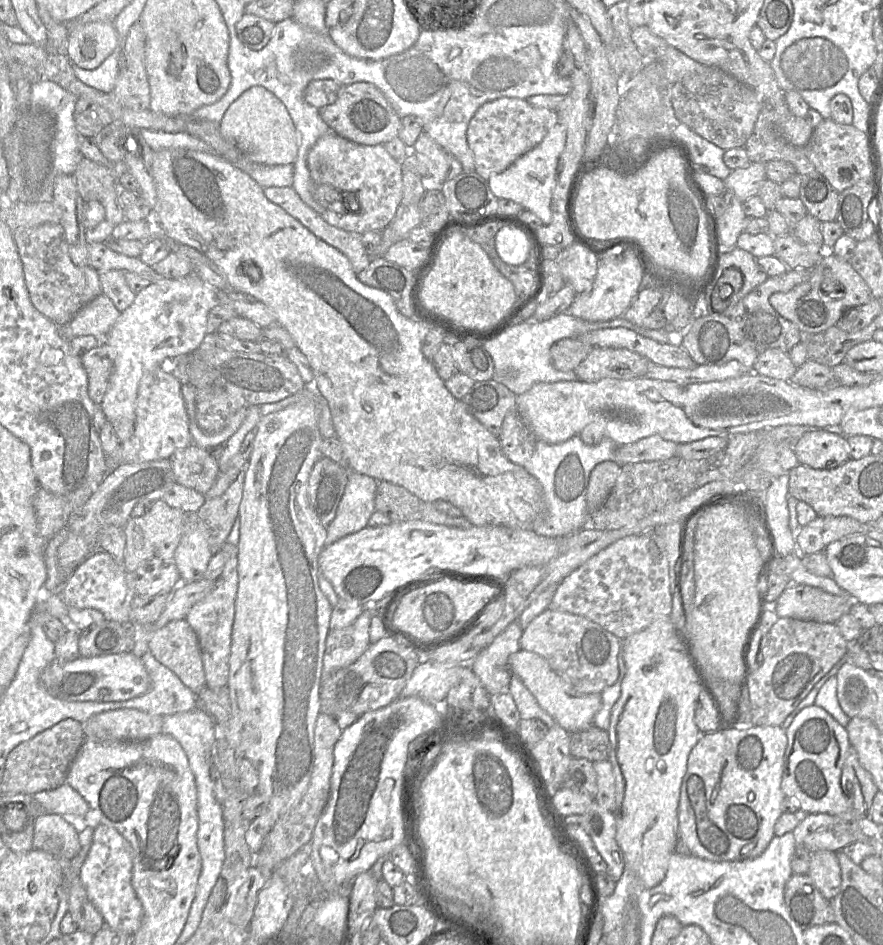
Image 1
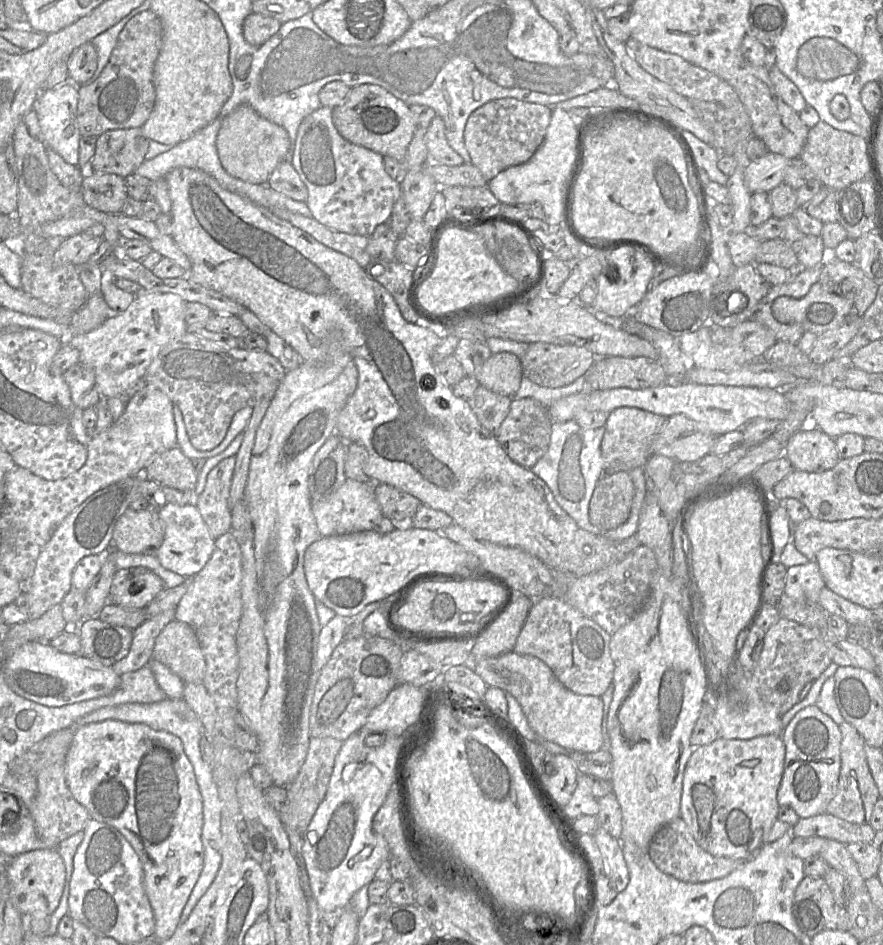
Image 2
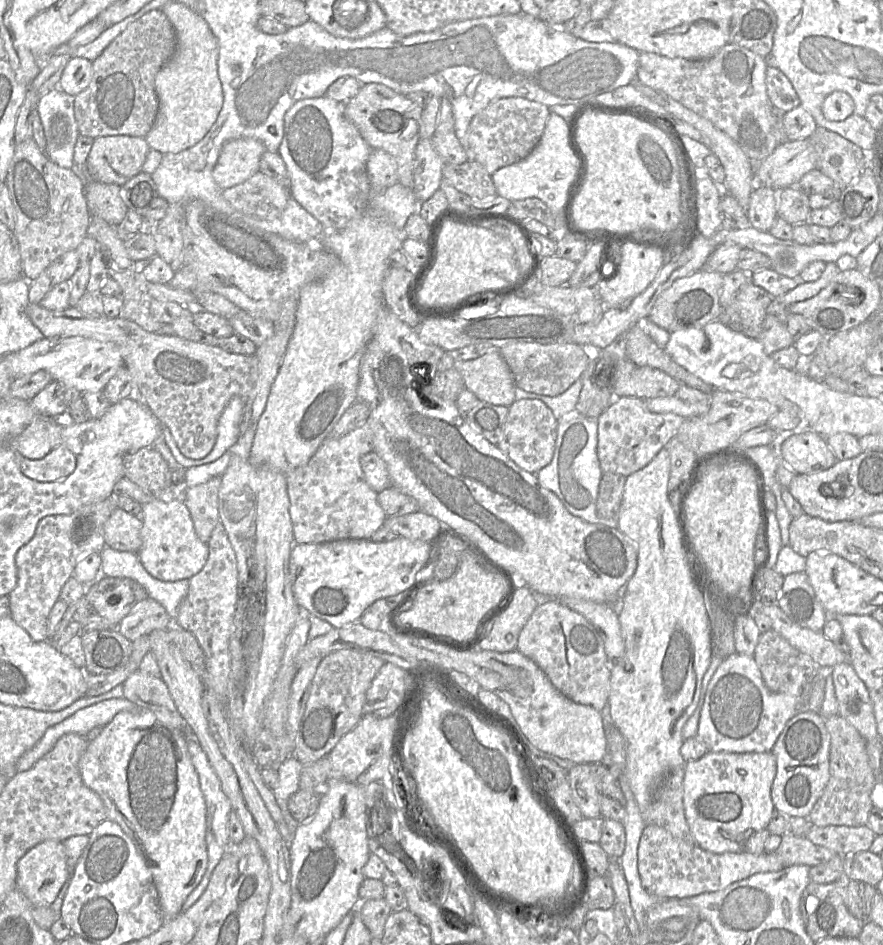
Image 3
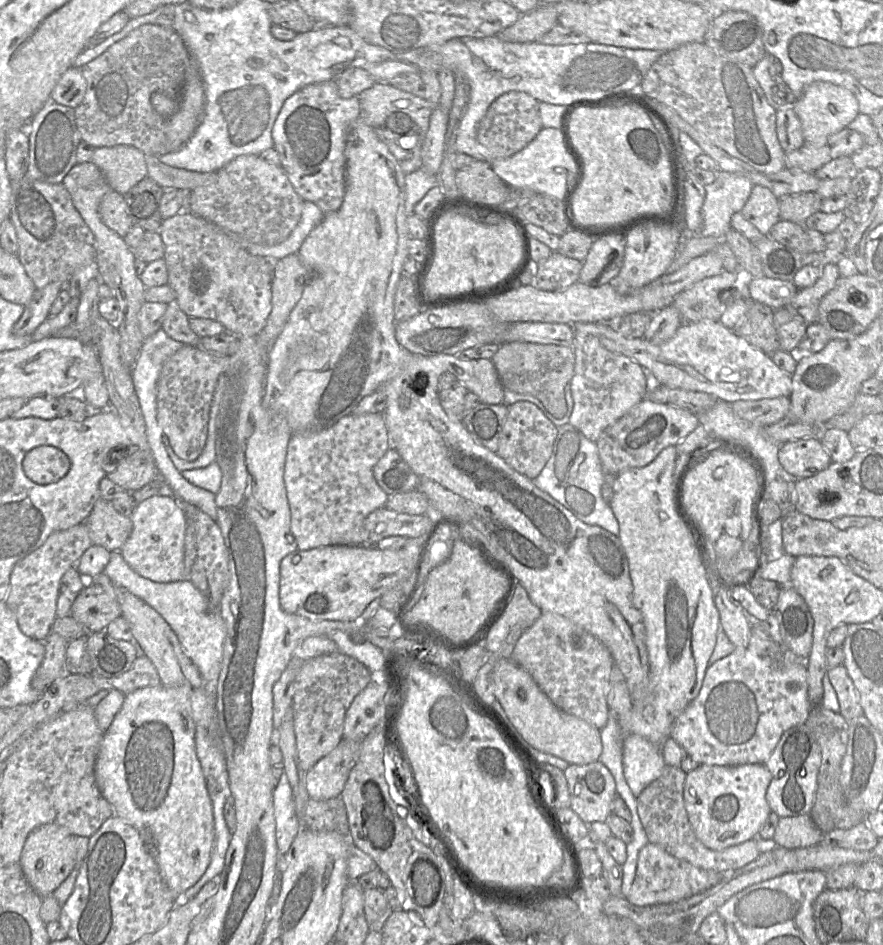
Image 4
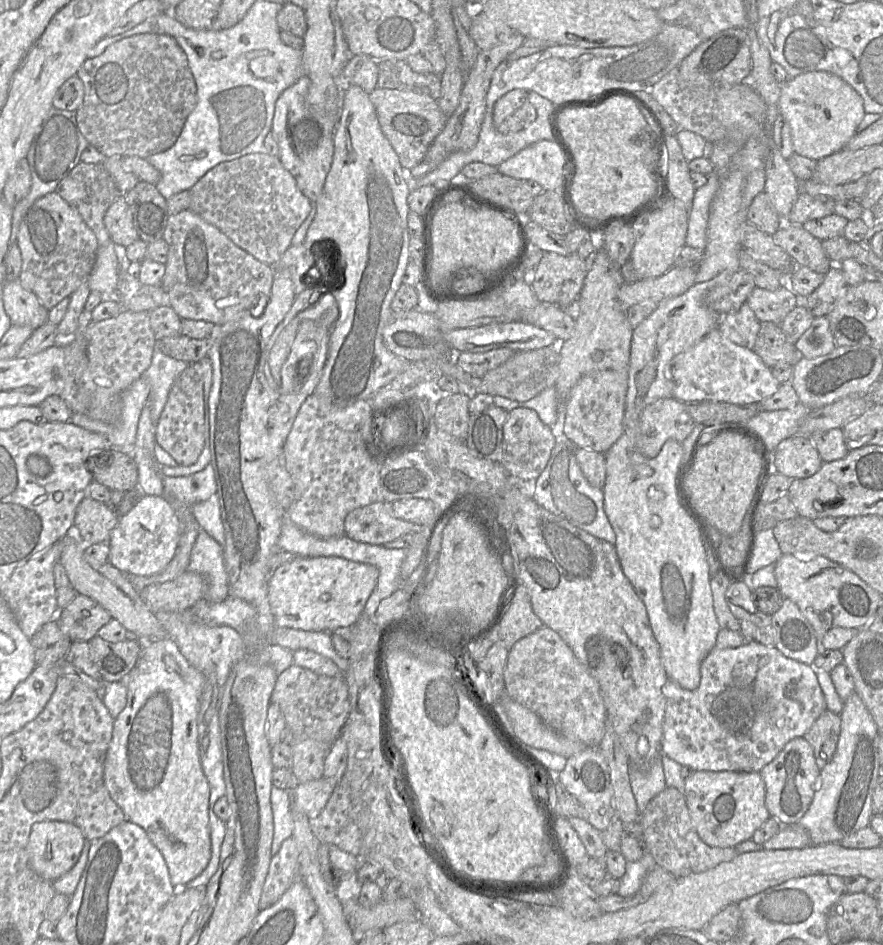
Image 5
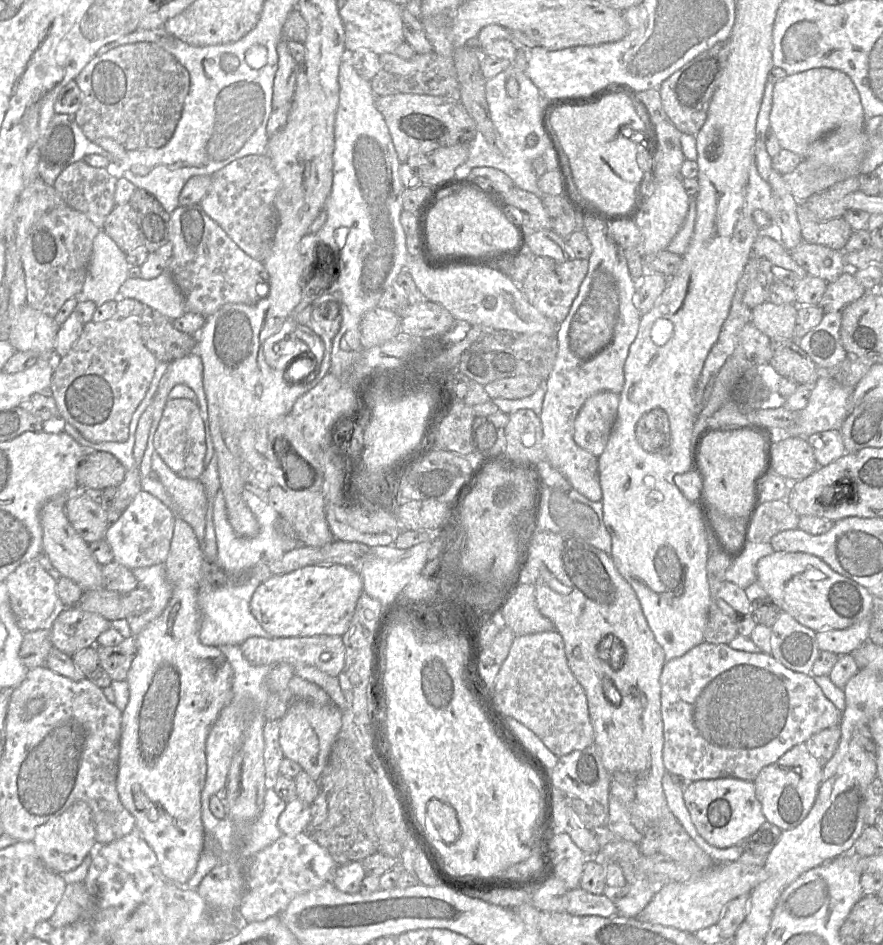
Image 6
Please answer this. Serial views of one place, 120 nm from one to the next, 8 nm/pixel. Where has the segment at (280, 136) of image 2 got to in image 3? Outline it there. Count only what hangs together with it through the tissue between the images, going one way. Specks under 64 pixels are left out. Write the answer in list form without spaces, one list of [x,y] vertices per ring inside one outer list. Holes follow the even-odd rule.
[[[239,138],[226,142],[213,169],[215,182],[222,189],[245,182],[259,171],[260,158],[265,152],[259,140]]]

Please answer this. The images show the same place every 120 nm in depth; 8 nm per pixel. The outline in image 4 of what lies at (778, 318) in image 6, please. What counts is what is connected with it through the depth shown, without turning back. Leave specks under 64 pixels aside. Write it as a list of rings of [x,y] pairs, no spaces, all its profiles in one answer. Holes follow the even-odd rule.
[[[765,276],[752,278],[749,282],[749,291],[752,299],[774,310],[787,305],[794,298],[798,290],[792,281]]]

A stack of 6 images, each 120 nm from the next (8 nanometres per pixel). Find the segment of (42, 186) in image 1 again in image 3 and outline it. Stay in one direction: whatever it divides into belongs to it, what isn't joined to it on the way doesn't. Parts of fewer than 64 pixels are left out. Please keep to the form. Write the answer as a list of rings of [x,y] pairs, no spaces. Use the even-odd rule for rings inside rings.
[[[56,88],[43,95],[37,113],[43,127],[46,156],[66,169],[74,167],[74,150],[80,135],[74,114],[75,96]]]

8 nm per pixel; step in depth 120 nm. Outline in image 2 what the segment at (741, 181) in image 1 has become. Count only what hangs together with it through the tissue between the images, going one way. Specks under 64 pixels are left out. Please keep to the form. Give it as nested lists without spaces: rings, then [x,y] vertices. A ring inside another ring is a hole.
[[[776,153],[750,162],[745,170],[745,185],[751,193],[766,192],[783,183],[784,171],[790,159]]]

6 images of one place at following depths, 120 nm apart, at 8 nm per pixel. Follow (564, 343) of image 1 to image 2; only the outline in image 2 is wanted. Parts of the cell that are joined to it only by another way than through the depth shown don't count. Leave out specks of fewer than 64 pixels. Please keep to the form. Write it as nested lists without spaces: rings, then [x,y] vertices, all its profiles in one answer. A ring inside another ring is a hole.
[[[536,342],[519,359],[523,376],[539,386],[559,388],[584,376],[596,356],[581,346]]]

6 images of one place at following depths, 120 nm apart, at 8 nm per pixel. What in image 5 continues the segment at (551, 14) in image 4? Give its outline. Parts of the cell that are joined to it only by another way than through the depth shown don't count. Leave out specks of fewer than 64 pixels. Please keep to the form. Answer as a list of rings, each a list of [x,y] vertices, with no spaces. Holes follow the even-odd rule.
[[[516,32],[506,42],[490,50],[479,51],[473,67],[465,78],[456,110],[447,118],[444,129],[432,142],[423,160],[417,166],[408,170],[408,183],[416,181],[433,171],[452,153],[456,151],[470,151],[475,147],[485,115],[486,95],[493,72],[510,53],[523,44],[525,39],[523,35]]]

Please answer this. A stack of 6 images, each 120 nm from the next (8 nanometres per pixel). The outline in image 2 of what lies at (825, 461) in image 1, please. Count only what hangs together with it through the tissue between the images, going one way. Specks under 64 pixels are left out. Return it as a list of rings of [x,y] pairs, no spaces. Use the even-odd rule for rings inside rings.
[[[815,424],[795,432],[784,446],[783,455],[796,470],[820,473],[832,469],[840,460],[835,438]]]

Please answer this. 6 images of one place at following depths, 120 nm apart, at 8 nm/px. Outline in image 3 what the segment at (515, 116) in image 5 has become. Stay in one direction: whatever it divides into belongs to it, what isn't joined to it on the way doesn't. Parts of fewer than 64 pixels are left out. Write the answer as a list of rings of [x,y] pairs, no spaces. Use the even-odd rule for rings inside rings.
[[[507,97],[493,101],[475,115],[469,126],[469,143],[474,153],[475,161],[485,167],[489,174],[498,169],[514,164],[526,158],[541,139],[550,110],[547,106],[519,97]]]

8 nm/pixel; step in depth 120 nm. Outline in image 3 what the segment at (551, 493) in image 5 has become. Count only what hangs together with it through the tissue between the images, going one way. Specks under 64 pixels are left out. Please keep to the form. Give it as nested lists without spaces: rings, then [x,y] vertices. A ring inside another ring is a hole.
[[[575,409],[557,420],[557,437],[551,462],[535,475],[539,483],[552,491],[564,507],[574,516],[588,523],[618,528],[617,519],[606,519],[598,516],[596,502],[603,472],[600,467],[597,444],[597,419],[583,416]]]

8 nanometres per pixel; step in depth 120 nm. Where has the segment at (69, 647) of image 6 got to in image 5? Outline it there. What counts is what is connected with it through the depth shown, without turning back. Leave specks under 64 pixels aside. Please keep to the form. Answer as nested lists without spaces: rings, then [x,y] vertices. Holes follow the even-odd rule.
[[[77,593],[65,608],[58,611],[54,619],[58,620],[62,632],[72,642],[88,642],[112,617],[93,599]]]

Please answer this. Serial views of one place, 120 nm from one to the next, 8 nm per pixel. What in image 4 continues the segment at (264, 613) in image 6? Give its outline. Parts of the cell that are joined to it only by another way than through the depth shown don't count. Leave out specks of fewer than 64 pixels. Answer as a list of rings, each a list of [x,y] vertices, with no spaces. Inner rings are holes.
[[[332,545],[296,550],[280,564],[279,599],[281,608],[311,620],[356,620],[366,607],[405,578],[401,550],[381,550],[367,545]]]

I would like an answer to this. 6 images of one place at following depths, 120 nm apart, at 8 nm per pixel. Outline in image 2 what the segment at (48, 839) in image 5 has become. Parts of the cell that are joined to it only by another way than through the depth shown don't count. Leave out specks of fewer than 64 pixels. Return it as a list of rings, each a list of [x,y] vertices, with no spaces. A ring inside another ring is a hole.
[[[57,848],[35,849],[11,858],[7,867],[12,901],[22,916],[51,915],[63,894],[66,870]]]

